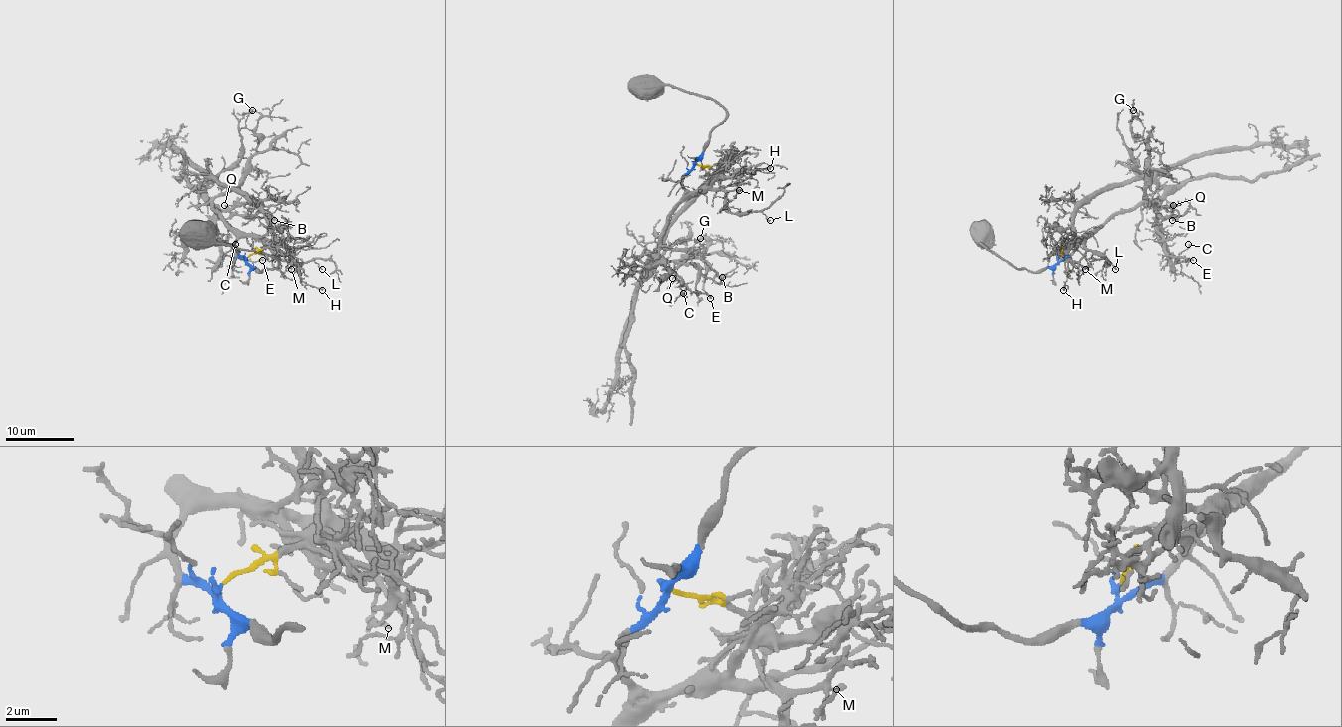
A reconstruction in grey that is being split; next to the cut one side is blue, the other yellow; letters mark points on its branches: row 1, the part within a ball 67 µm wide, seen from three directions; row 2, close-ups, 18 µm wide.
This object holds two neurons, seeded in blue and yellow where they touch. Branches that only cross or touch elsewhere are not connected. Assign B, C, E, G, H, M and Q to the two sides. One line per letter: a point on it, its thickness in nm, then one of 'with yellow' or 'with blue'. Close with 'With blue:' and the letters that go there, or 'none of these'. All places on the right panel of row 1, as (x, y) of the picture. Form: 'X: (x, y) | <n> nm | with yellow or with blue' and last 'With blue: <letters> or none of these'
B: (1172, 220) | 150 nm | with blue
C: (1188, 244) | 110 nm | with blue
E: (1193, 260) | 120 nm | with blue
G: (1133, 110) | 160 nm | with blue
H: (1063, 290) | 130 nm | with yellow
M: (1085, 269) | 120 nm | with blue
Q: (1173, 205) | 120 nm | with blue
With blue: B, C, E, G, M, Q

